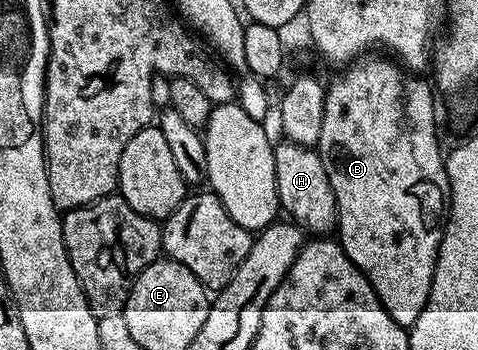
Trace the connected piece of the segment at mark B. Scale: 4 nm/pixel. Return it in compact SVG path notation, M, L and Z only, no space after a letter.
M375 55L365 56L357 60L334 83L328 83L324 93L324 112L322 113L322 137L318 144L318 154L322 165L326 165L326 177L330 177L330 189L334 189L336 198L336 226L338 228L338 242L340 247L354 261L354 265L368 278L376 296L382 301L386 313L398 325L411 329L418 321L418 313L426 309L426 301L430 297L430 289L434 281L434 269L440 242L444 236L444 225L448 218L448 204L452 198L450 181L444 168L445 152L440 152L440 139L436 136L436 99L433 88L428 87L399 64L380 61Z

